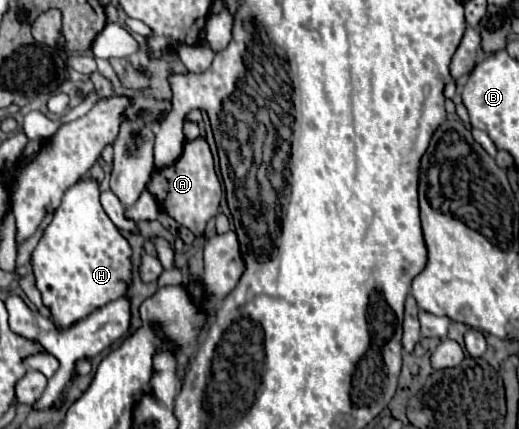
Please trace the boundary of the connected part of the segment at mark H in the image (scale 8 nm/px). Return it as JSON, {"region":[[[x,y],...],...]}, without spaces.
{"region":[[[96,182],[70,186],[50,222],[50,232],[44,230],[44,236],[32,252],[36,286],[42,292],[44,304],[52,310],[52,320],[60,328],[124,296],[126,282],[130,280],[130,246],[110,218],[106,218],[98,194]]]}

